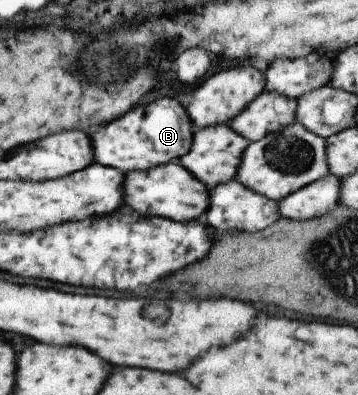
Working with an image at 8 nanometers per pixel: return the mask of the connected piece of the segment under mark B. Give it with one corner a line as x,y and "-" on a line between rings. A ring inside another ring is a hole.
162,98
129,110
124,116
113,120
89,137
96,163
127,173
150,170
174,160
178,161
191,148
194,134
192,127
190,115
181,102
174,98

